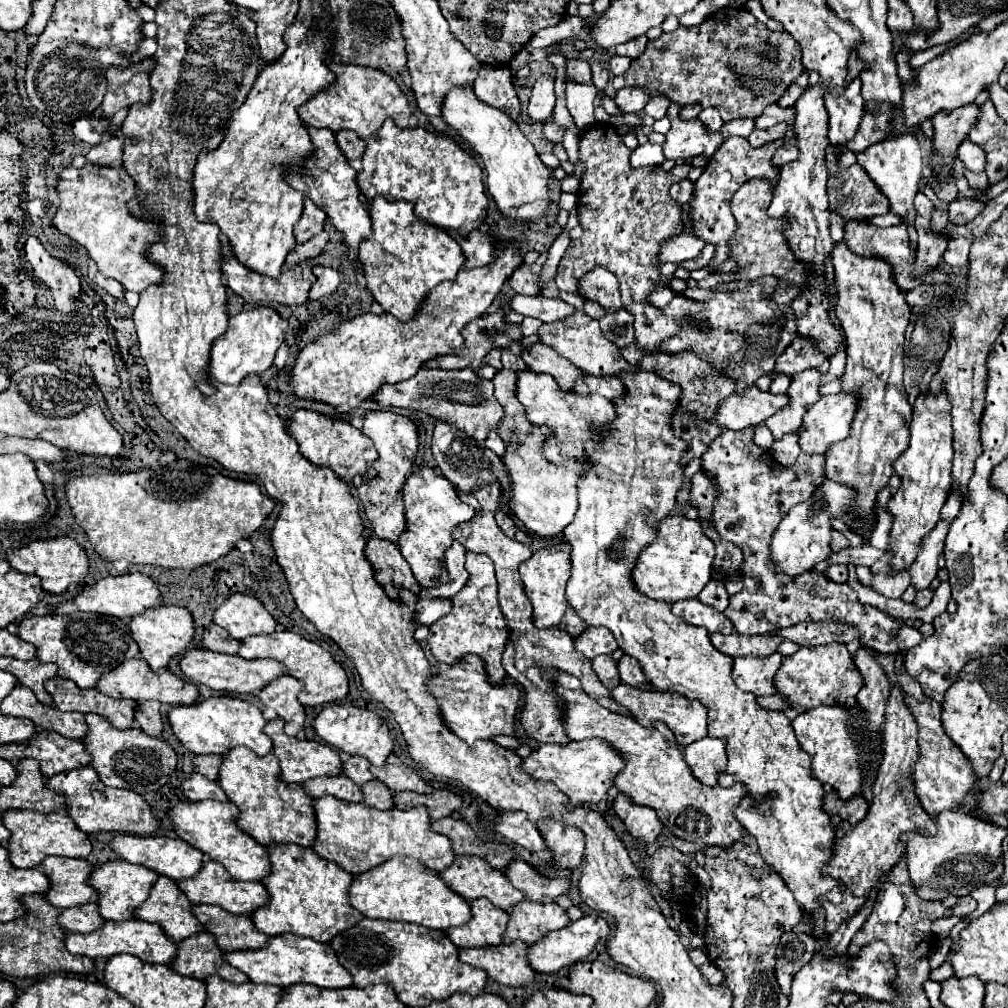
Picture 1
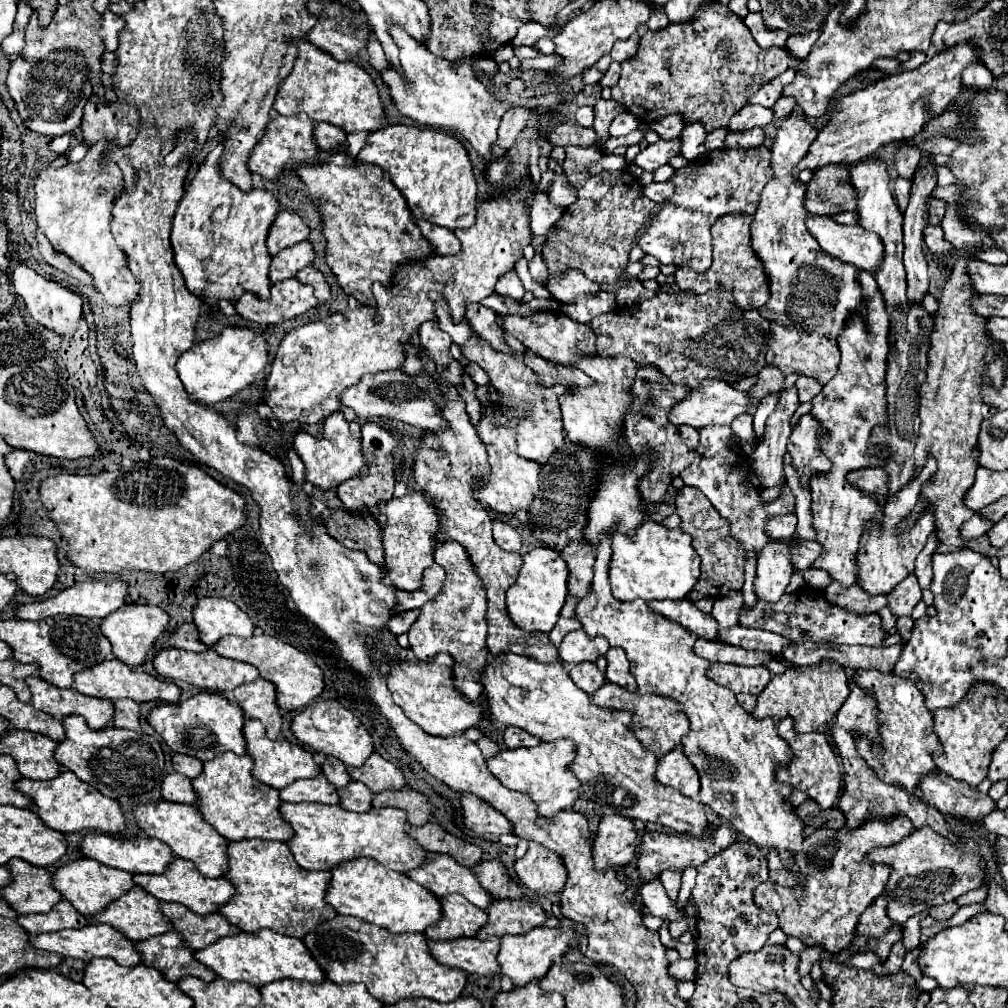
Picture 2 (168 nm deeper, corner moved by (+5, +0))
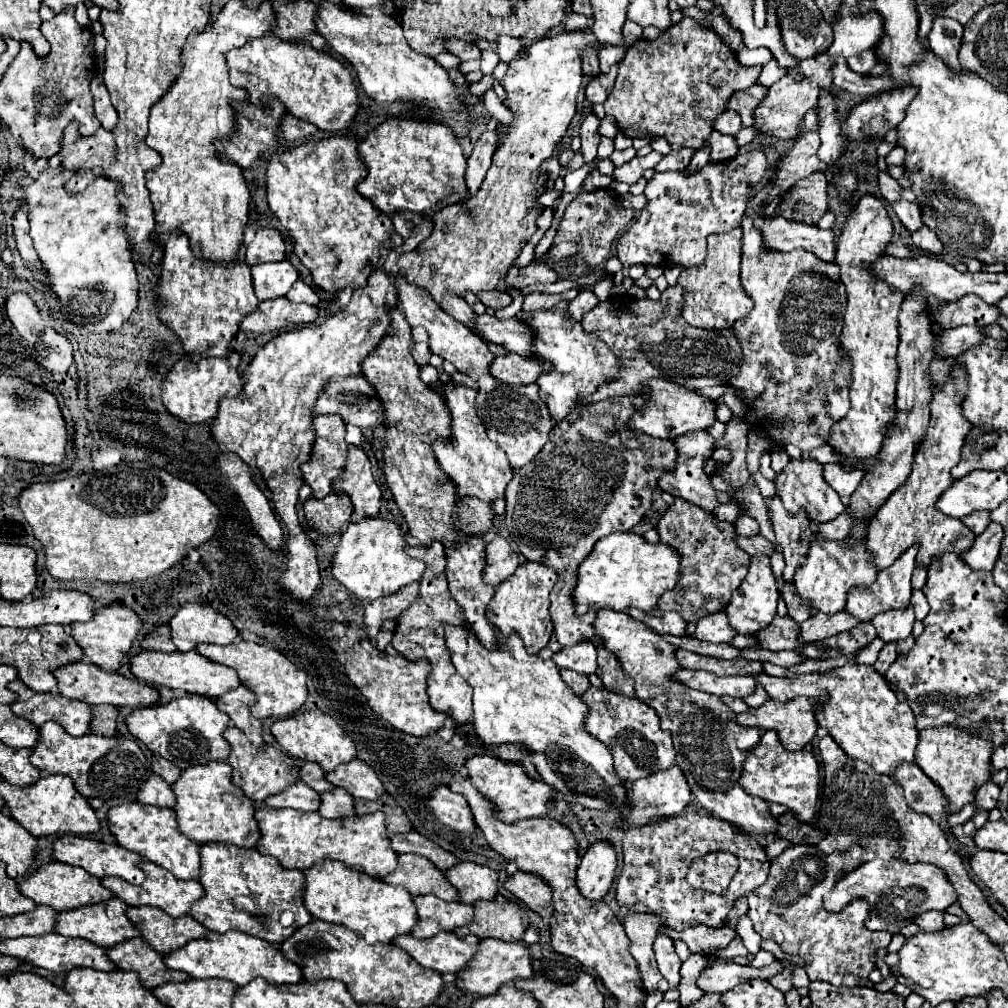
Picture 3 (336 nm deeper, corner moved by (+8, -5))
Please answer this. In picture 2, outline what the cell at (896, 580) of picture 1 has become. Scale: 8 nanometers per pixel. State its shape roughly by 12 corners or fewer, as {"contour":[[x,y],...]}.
{"contour":[[824,589],[830,605],[858,615],[878,613],[886,597],[868,597],[862,589]]}

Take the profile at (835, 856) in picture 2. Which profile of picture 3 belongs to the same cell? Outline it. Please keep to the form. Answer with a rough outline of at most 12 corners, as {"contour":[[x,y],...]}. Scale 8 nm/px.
{"contour":[[793,844],[747,894],[763,938],[805,958],[811,982],[865,986],[891,933],[867,902],[821,906],[863,852]]}

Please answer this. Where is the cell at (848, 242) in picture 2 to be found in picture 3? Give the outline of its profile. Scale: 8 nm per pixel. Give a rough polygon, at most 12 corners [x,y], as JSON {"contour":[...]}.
{"contour":[[755,218],[765,246],[835,262],[835,234],[787,218]]}

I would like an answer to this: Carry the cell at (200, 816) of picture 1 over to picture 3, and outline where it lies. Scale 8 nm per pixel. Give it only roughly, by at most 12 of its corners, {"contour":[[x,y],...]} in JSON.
{"contour":[[111,808],[119,846],[199,880],[199,844],[171,808]]}

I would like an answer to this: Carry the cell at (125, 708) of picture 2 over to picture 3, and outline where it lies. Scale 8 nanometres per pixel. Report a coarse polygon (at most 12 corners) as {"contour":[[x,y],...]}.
{"contour":[[93,706],[91,732],[117,734],[117,706]]}

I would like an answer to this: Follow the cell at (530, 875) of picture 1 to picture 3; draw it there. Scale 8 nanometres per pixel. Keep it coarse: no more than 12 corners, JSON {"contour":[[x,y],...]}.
{"contour":[[475,862],[445,870],[459,890],[459,902],[493,900],[499,892],[497,872]]}

